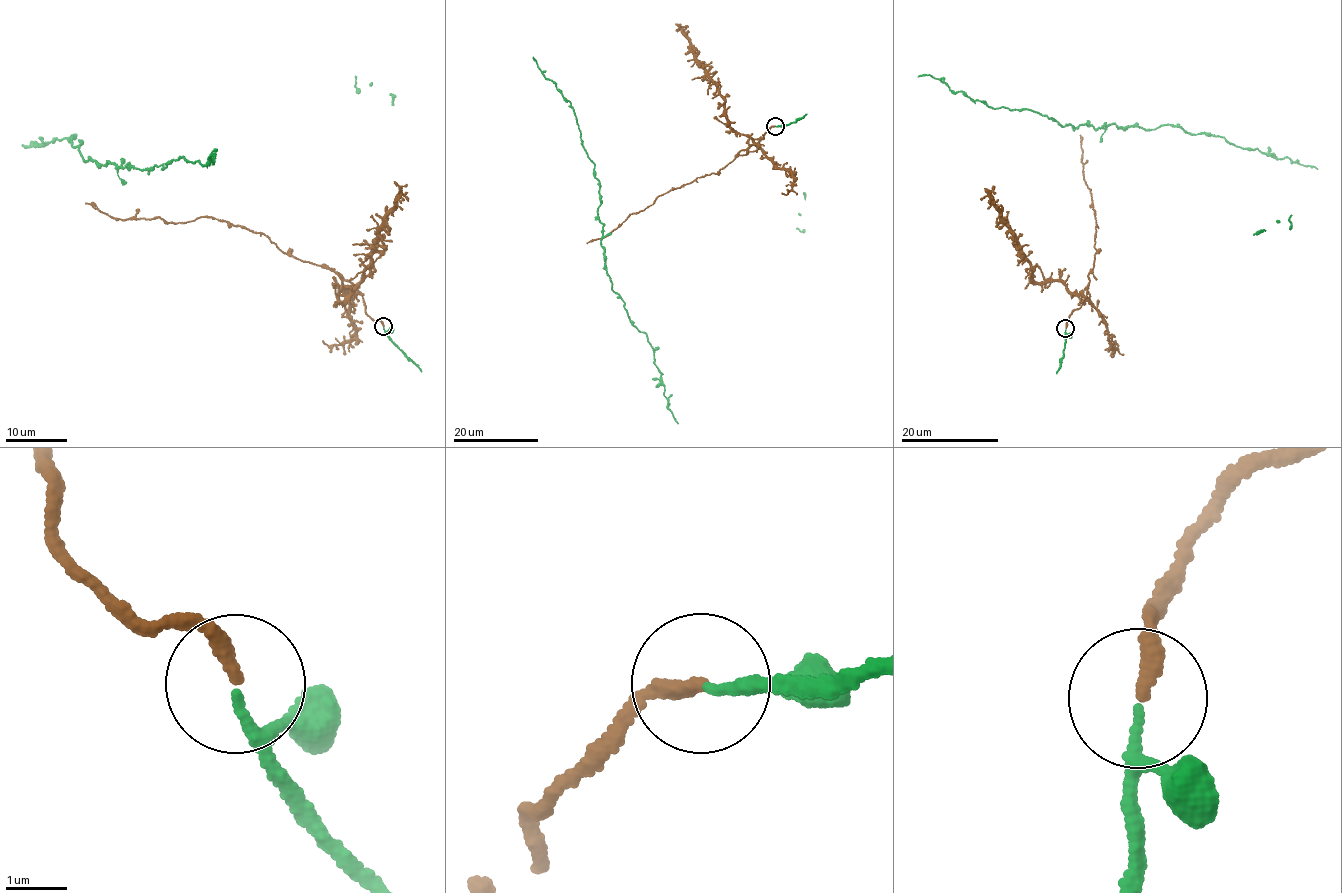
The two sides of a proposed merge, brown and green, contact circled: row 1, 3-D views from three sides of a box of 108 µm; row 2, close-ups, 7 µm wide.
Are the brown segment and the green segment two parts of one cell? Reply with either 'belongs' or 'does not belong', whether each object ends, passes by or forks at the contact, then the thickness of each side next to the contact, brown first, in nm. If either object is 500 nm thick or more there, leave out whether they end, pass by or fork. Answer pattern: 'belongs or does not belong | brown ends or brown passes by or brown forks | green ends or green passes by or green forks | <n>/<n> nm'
belongs | brown ends | green passes by | 240/110 nm

